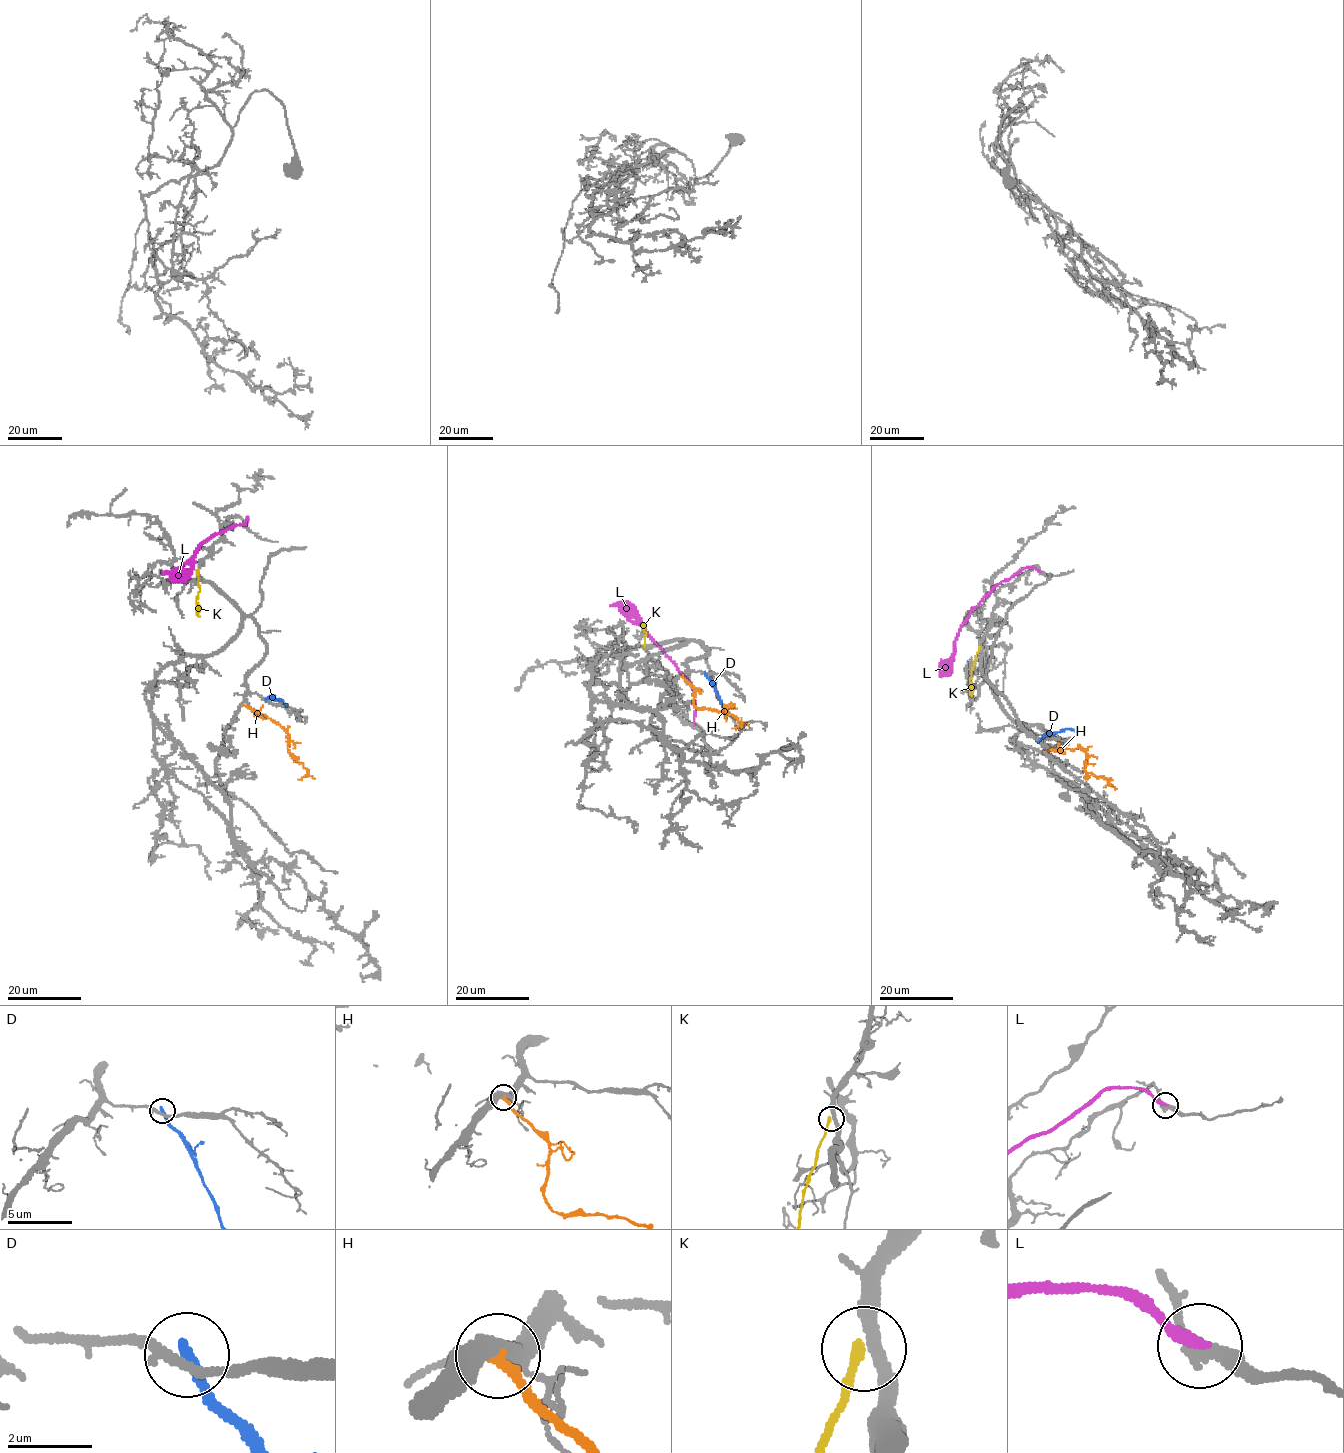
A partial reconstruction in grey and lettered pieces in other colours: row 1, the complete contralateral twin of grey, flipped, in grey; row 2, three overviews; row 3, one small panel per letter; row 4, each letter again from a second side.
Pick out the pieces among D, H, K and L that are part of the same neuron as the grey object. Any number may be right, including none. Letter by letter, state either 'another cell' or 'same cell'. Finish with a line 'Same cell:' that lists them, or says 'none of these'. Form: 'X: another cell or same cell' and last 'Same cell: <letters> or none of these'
D: another cell
H: another cell
K: another cell
L: another cell
Same cell: none of these

